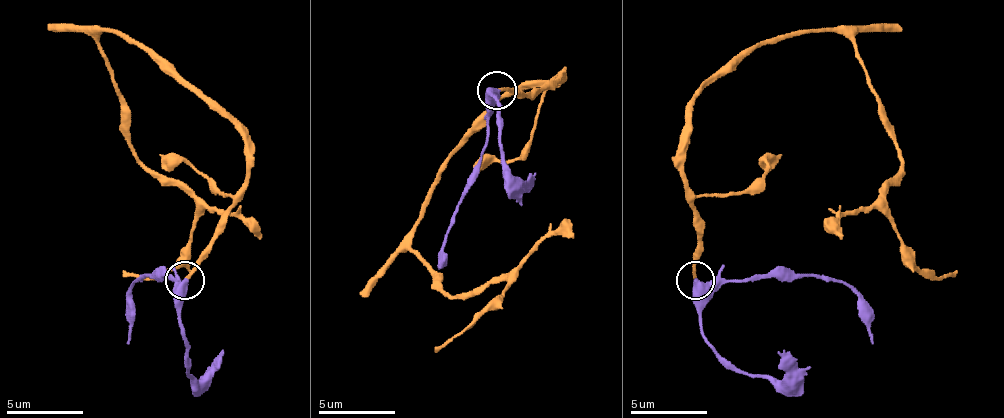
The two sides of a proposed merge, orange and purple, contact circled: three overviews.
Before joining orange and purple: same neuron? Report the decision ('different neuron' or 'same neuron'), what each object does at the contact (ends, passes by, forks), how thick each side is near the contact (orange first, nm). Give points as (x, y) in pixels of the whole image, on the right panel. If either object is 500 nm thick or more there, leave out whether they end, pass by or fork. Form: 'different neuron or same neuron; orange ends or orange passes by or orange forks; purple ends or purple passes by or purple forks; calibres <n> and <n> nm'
same neuron; calibres 200 and 550 nm

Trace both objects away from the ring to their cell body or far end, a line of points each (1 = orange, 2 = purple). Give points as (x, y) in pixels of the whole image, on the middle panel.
1: (495, 89), (557, 77), (522, 81), (488, 112), (414, 228), (445, 293), (507, 282), (434, 351)
2: (495, 89), (480, 174), (445, 236), (438, 266)

